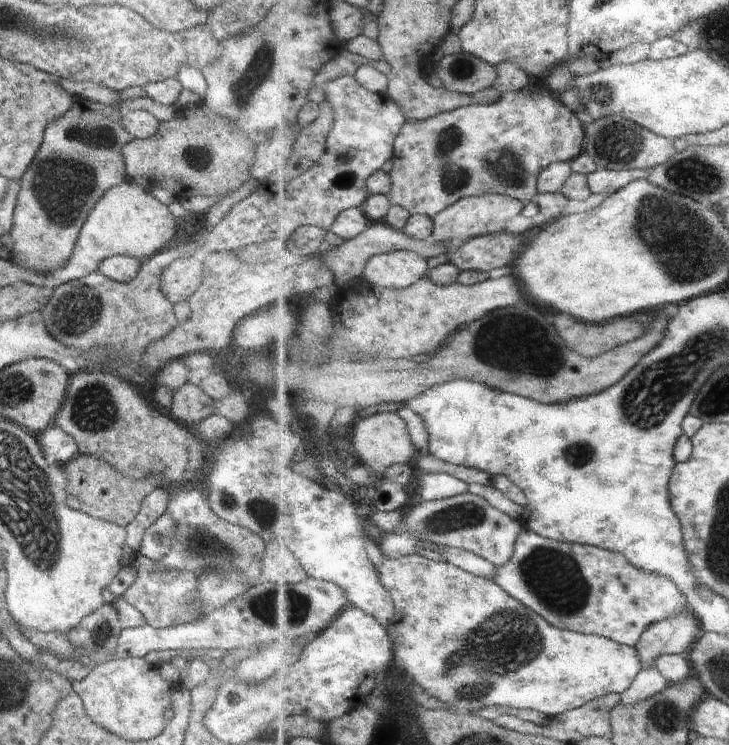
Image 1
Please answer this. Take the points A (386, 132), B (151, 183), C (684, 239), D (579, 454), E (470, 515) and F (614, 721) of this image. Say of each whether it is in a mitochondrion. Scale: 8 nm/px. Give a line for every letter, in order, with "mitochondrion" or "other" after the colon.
A: other
B: other
C: mitochondrion
D: mitochondrion
E: mitochondrion
F: other

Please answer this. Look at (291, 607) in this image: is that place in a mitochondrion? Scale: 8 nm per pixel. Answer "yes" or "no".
yes

